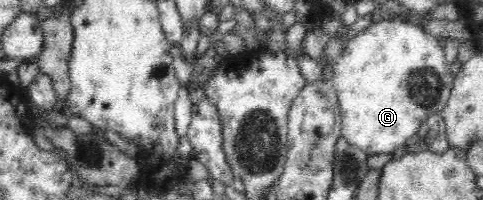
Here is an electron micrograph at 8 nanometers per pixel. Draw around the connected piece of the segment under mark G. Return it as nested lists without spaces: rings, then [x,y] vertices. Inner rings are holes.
[[[399,17],[373,22],[373,25],[349,39],[332,71],[332,84],[340,105],[341,125],[338,133],[368,155],[392,153],[394,149],[404,145],[422,129],[429,116],[443,111],[454,85],[443,40],[427,34],[421,26]]]

